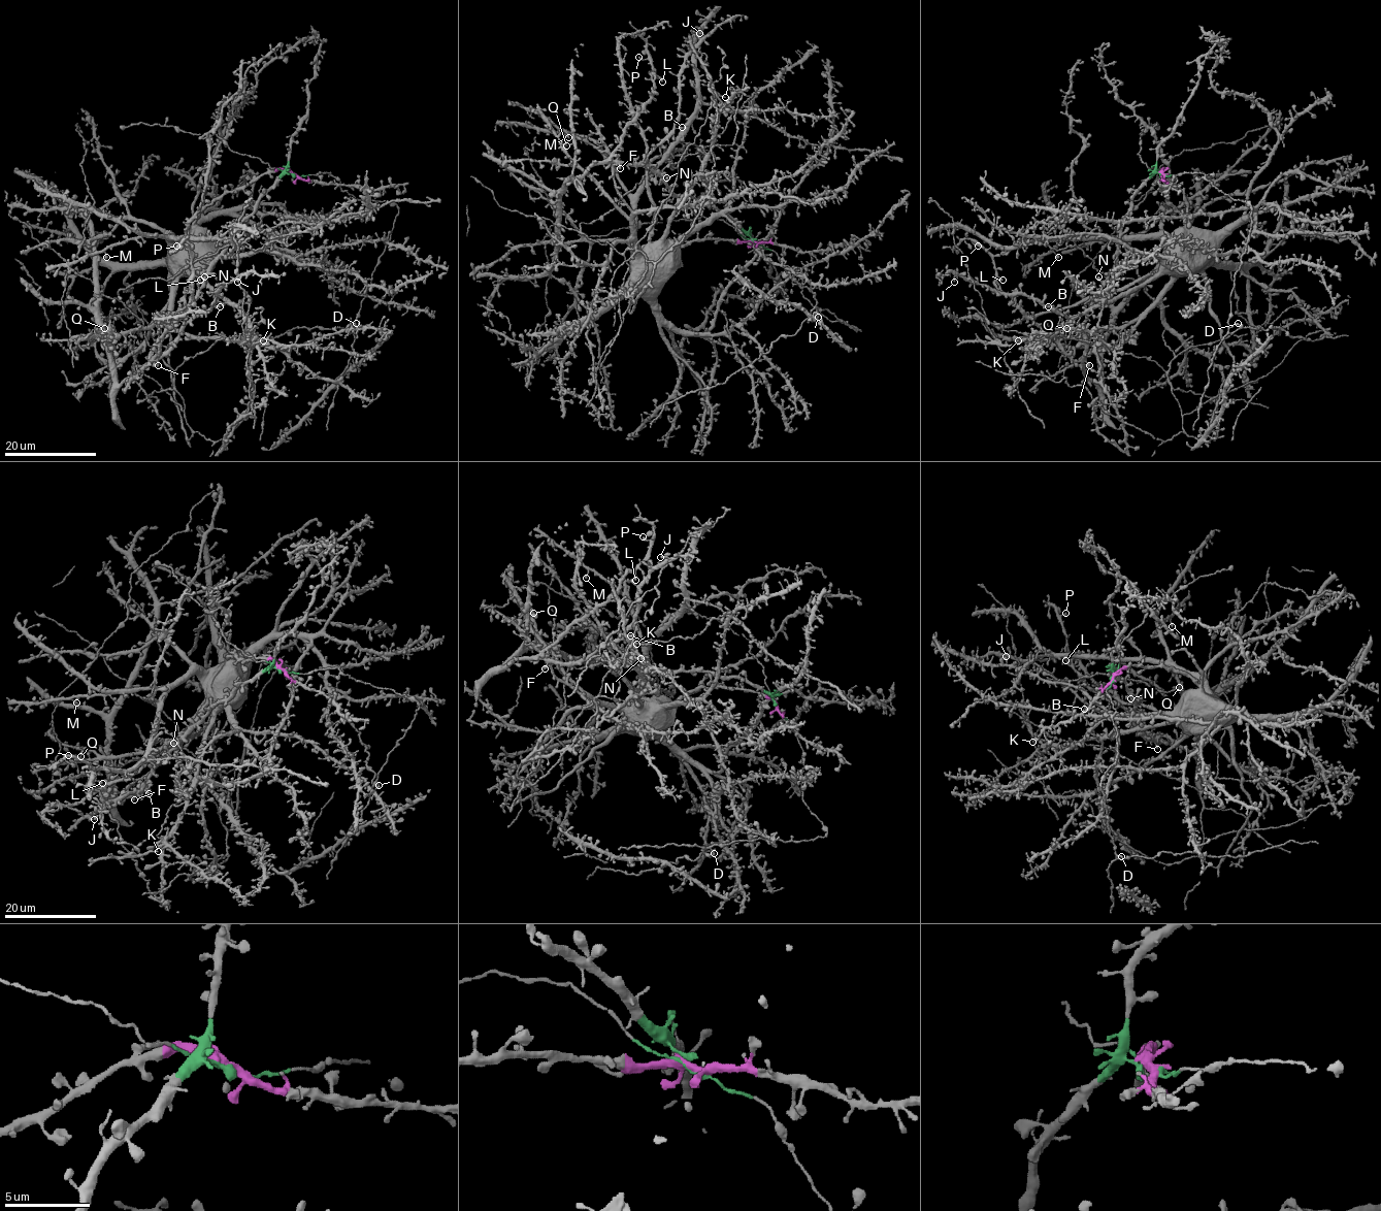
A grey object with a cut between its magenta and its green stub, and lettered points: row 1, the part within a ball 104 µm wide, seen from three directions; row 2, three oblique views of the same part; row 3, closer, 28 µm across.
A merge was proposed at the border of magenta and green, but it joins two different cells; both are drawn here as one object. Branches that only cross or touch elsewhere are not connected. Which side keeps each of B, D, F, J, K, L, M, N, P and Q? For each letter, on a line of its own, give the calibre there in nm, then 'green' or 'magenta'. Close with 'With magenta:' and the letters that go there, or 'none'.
B: calibre 300 nm; green
D: calibre 320 nm; green
F: calibre 420 nm; green
J: calibre 280 nm; green
K: calibre 190 nm; magenta
L: calibre 300 nm; green
M: calibre 320 nm; magenta
N: calibre 360 nm; green
P: calibre 320 nm; green
Q: calibre 240 nm; magenta
With magenta: K, M, Q

